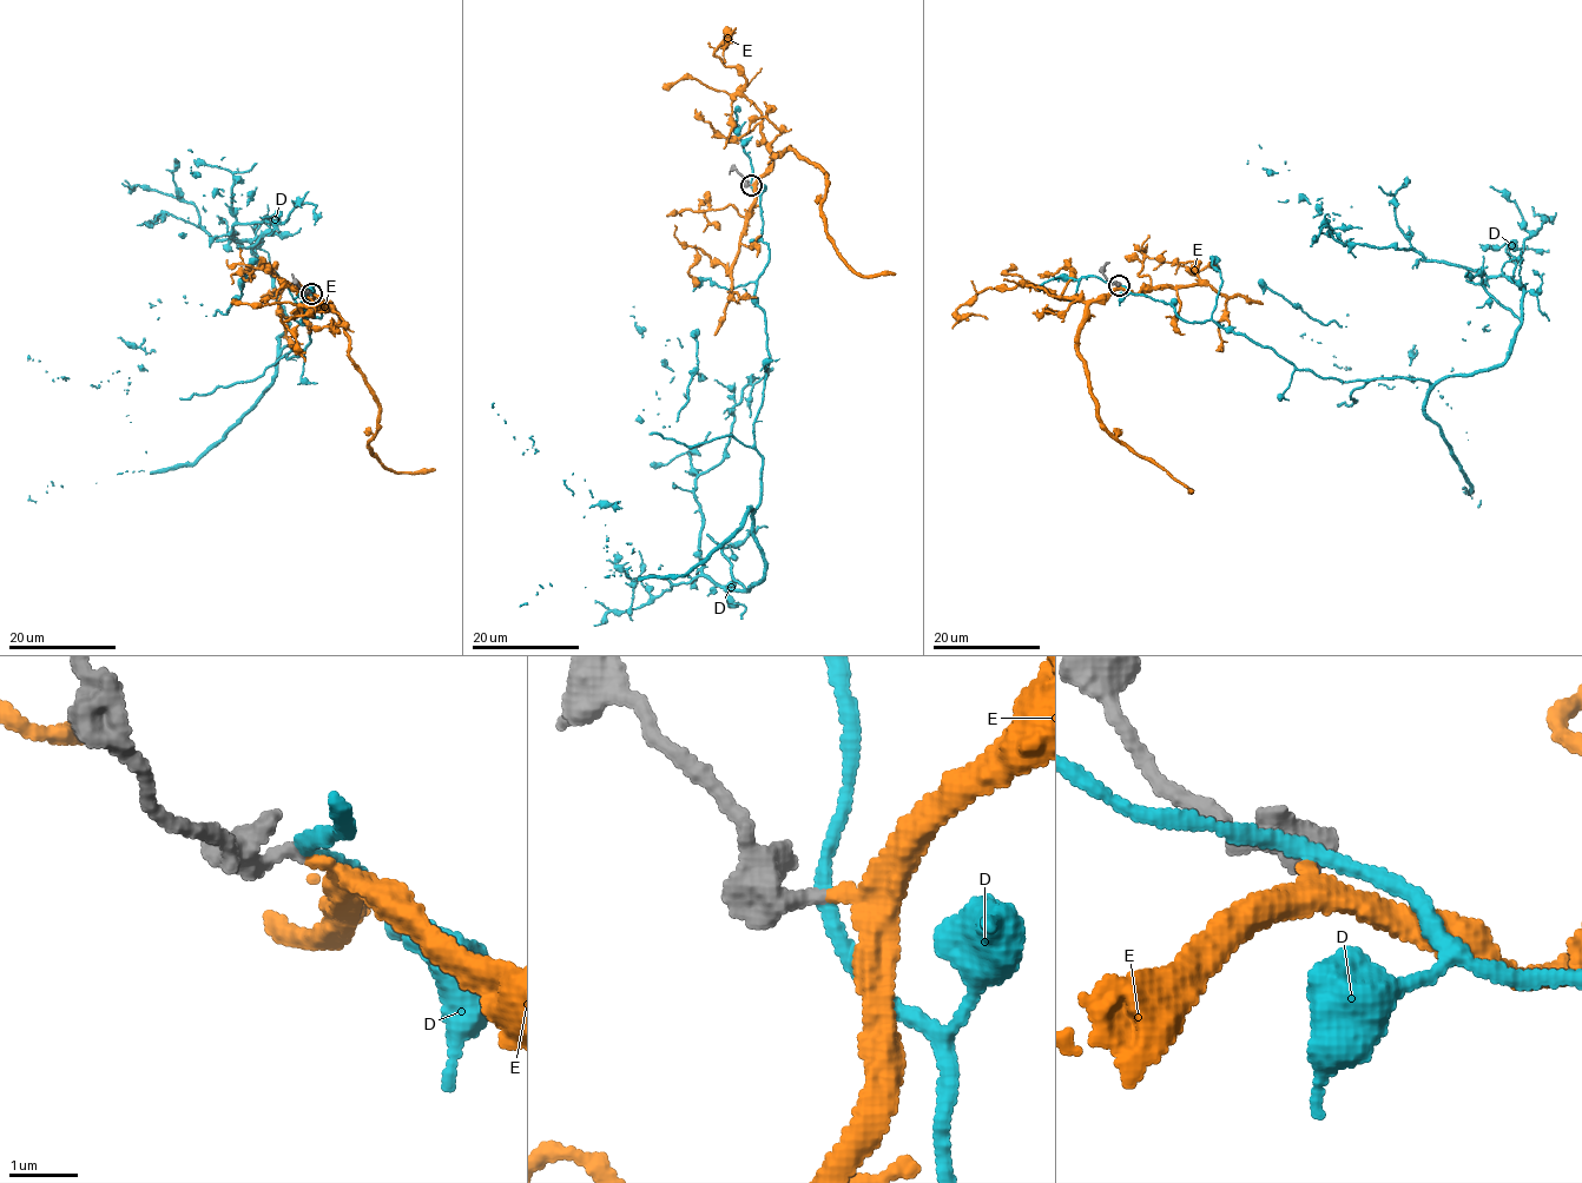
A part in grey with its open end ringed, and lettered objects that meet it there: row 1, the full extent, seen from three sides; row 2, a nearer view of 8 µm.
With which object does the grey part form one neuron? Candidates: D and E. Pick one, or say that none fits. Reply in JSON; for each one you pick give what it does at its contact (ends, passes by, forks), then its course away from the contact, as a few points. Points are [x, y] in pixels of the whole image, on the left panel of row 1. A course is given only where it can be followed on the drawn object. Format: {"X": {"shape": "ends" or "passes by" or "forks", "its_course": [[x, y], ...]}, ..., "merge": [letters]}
{"E": {"shape": "passes by", "its_course": [[310, 293], [336, 314], [349, 342], [350, 361], [377, 403], [378, 421], [369, 449], [397, 473], [434, 469]]}, "merge": ["E"]}

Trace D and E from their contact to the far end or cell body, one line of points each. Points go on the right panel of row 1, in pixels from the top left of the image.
D: (1118, 284), (1345, 382), (1503, 362), (1518, 284), (1320, 232), (1320, 207), (1258, 145)
E: (1118, 285), (1088, 305), (1078, 334), (1076, 352), (1087, 374), (1096, 420), (1120, 441), (1151, 457), (1193, 490)

